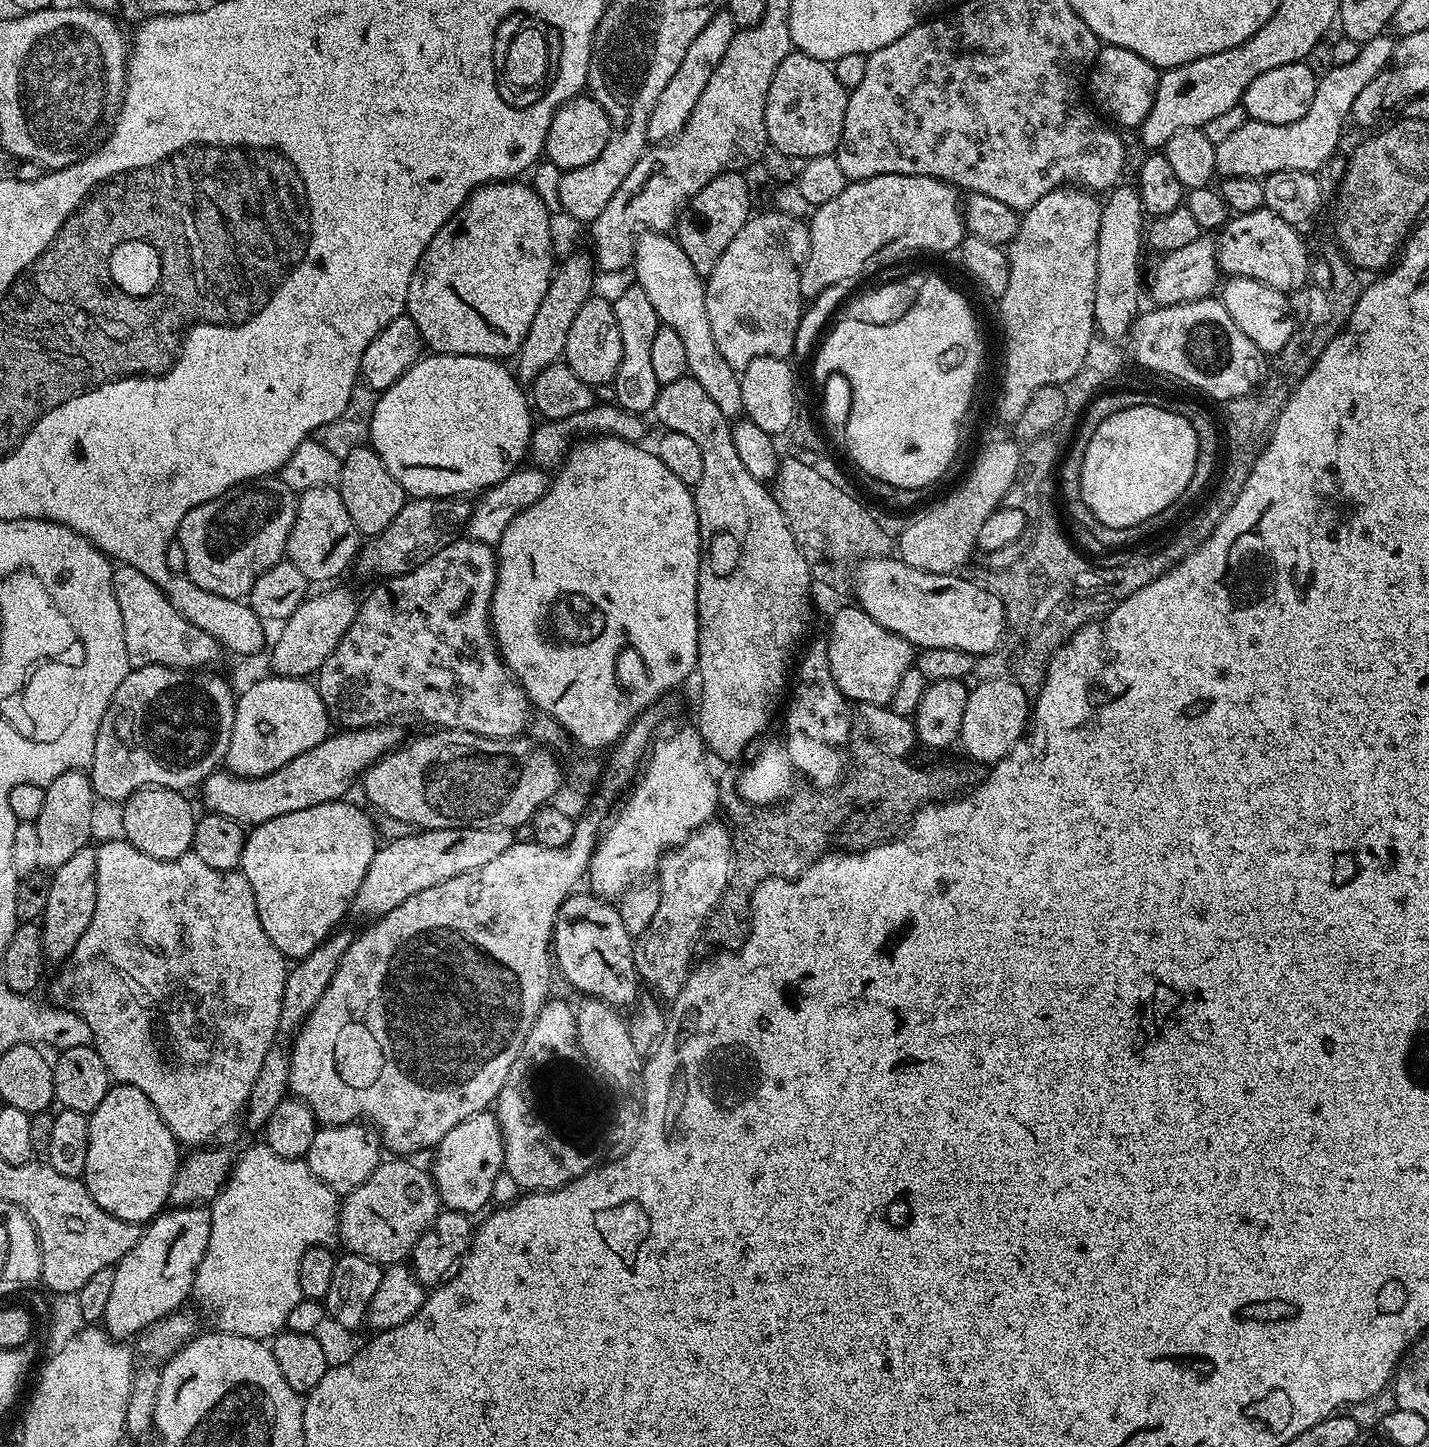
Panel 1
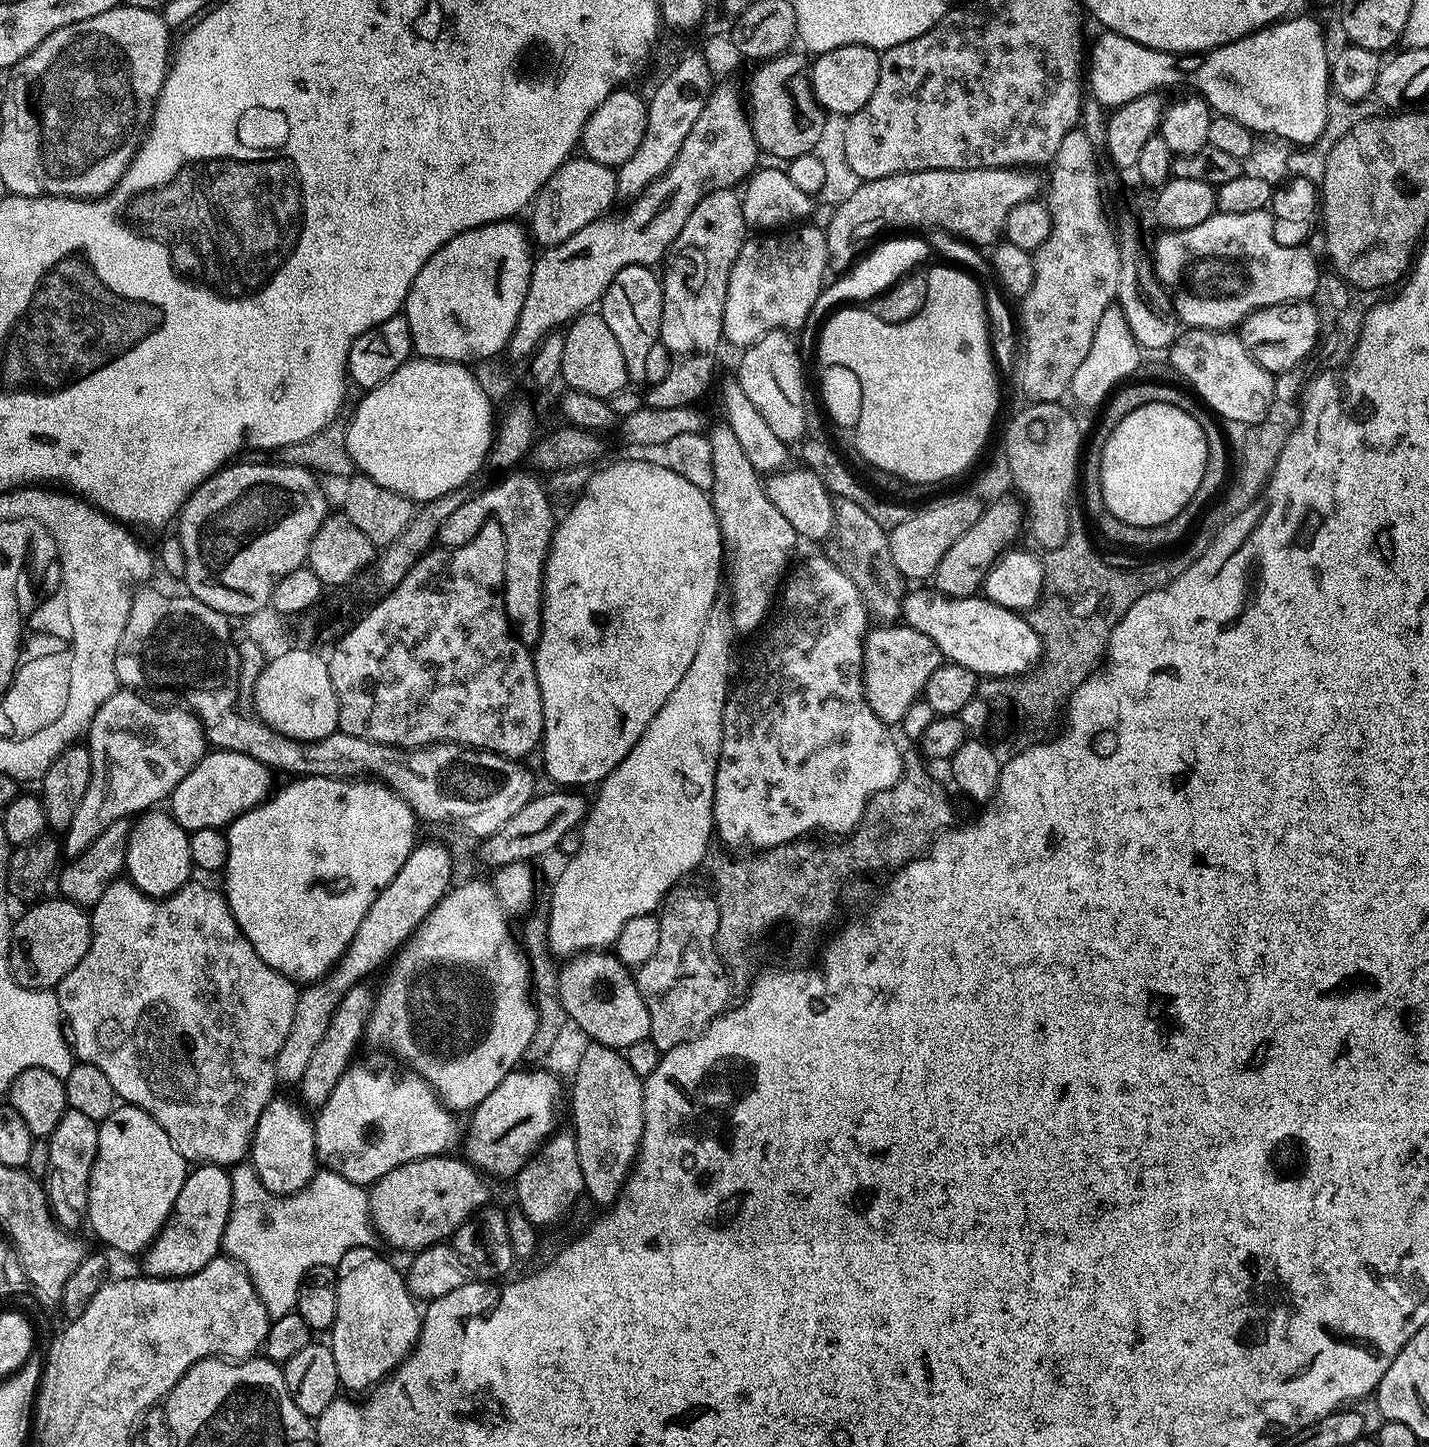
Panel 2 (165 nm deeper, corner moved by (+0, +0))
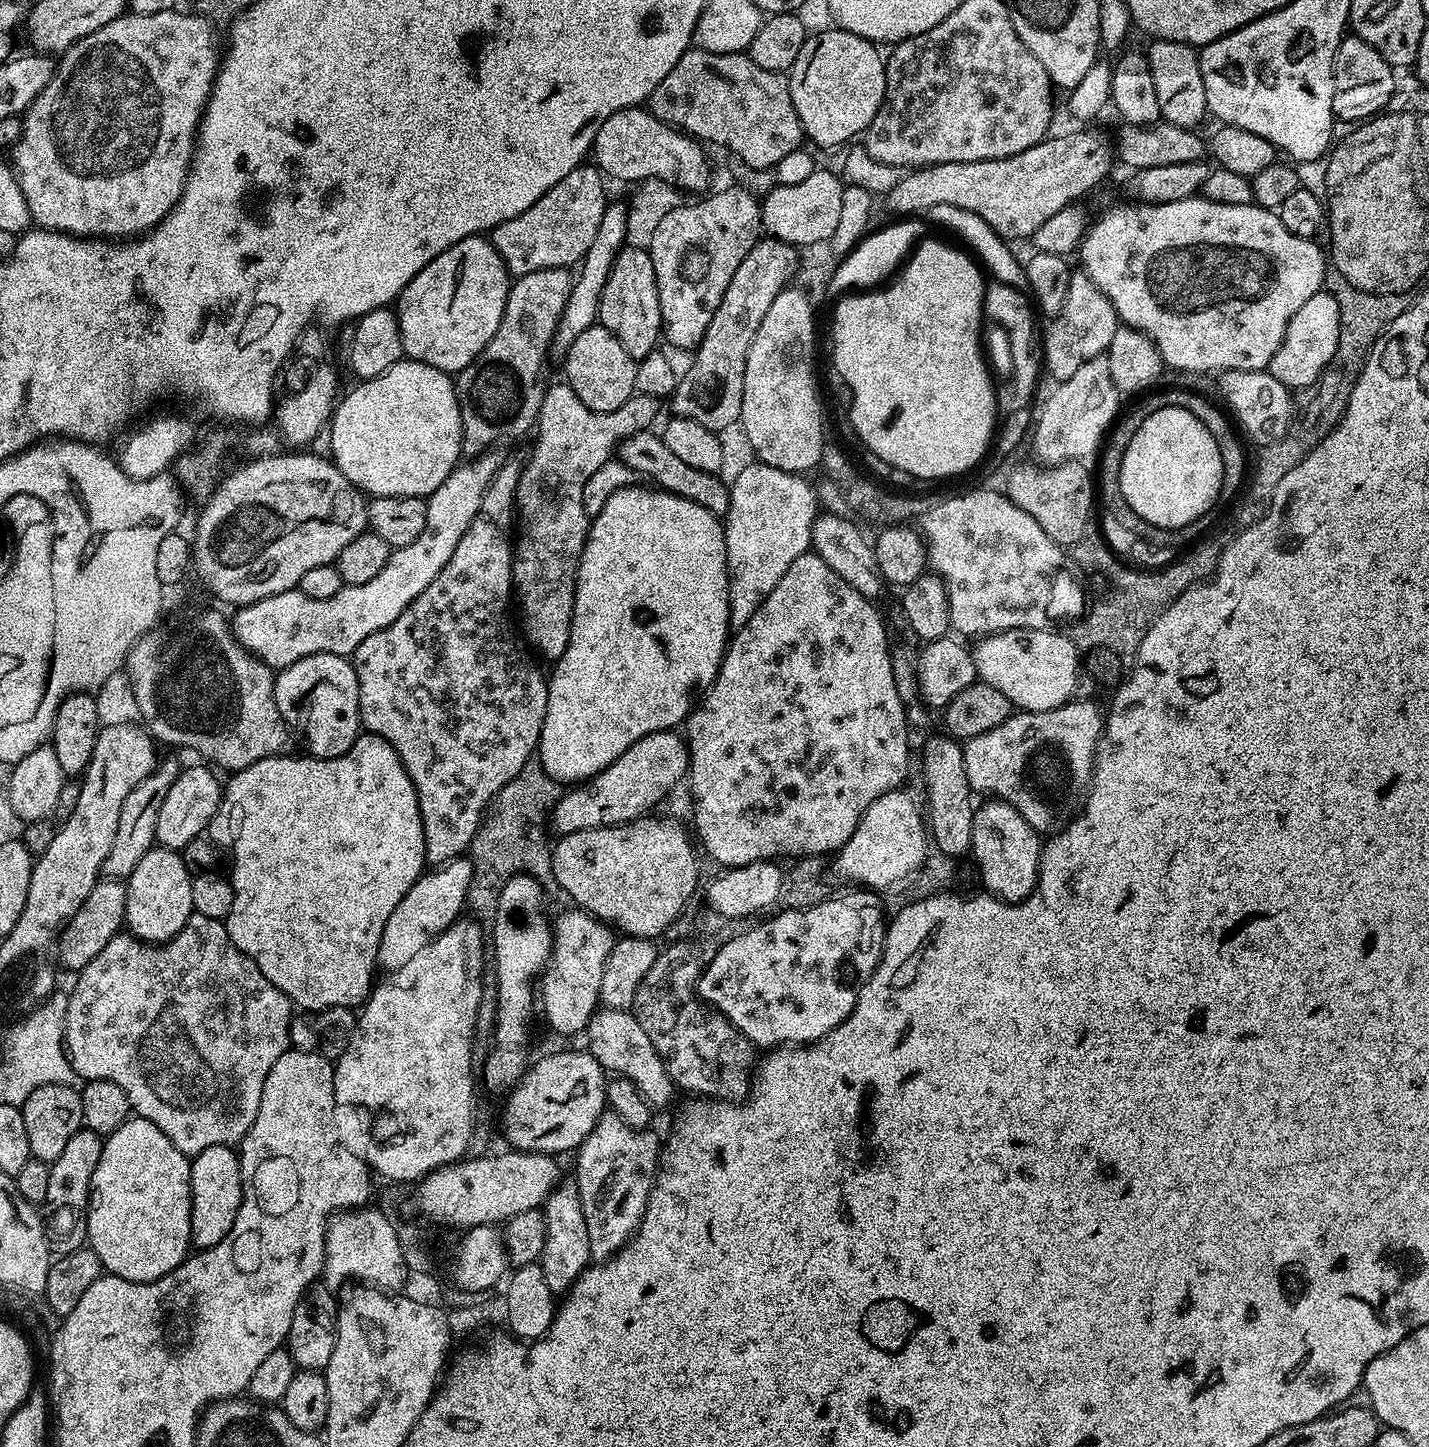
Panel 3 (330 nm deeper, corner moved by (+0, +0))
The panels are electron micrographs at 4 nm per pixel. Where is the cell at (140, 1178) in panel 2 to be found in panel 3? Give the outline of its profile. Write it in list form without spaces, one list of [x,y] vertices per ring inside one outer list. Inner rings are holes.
[[[133,1115],[122,1126],[118,1126],[118,1130],[114,1130],[106,1137],[102,1158],[98,1158],[98,1166],[94,1166],[92,1191],[88,1198],[88,1238],[86,1244],[87,1247],[94,1250],[94,1254],[98,1254],[101,1269],[107,1275],[126,1278],[130,1282],[154,1282],[162,1279],[166,1274],[170,1274],[170,1270],[174,1270],[184,1260],[188,1259],[190,1249],[193,1247],[192,1231],[190,1230],[190,1210],[192,1209],[191,1169],[192,1165],[189,1157],[185,1156],[182,1150],[178,1150],[178,1146],[174,1146],[174,1142],[170,1142],[170,1138],[166,1138],[166,1134],[162,1134],[162,1130],[158,1130],[158,1126],[154,1126],[154,1122],[144,1120],[138,1115]]]

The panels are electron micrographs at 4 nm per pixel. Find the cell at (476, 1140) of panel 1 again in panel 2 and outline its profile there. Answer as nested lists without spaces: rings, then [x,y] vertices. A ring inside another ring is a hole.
[[[517,1070],[506,1074],[506,1078],[498,1082],[498,1087],[488,1097],[482,1098],[482,1102],[470,1113],[472,1121],[468,1124],[463,1155],[473,1168],[489,1177],[515,1177],[526,1161],[531,1160],[557,1131],[560,1080],[552,1072],[528,1071],[532,1072]]]

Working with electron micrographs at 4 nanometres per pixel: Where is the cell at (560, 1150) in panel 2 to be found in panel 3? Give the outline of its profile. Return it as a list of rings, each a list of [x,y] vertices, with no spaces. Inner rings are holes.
[[[575,1183],[557,1184],[544,1201],[542,1211],[548,1241],[544,1244],[544,1255],[538,1262],[542,1266],[542,1274],[546,1274],[546,1286],[550,1286],[552,1293],[568,1294],[572,1291],[572,1283],[584,1273],[592,1260],[590,1238],[586,1235],[586,1214],[582,1214],[582,1198]]]

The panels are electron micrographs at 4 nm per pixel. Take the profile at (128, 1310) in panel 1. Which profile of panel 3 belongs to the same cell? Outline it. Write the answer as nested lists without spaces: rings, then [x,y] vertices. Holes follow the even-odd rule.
[[[226,1144],[210,1146],[197,1156],[191,1157],[190,1163],[192,1165],[190,1170],[192,1243],[197,1249],[218,1246],[218,1242],[222,1242],[222,1238],[230,1234],[230,1226],[234,1226],[234,1218],[238,1218],[238,1210],[244,1200],[244,1183],[237,1149]]]

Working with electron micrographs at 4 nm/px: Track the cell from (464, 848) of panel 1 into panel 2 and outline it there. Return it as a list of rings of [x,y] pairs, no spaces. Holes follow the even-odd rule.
[[[552,790],[556,792],[548,792],[545,796],[541,794],[533,795],[530,802],[526,802],[526,806],[522,806],[522,810],[518,810],[518,814],[514,814],[514,818],[510,818],[510,822],[506,822],[506,826],[502,826],[494,834],[483,837],[484,844],[484,860],[497,870],[506,867],[508,864],[523,864],[532,862],[535,856],[544,856],[551,848],[555,849],[559,845],[562,834],[567,832],[575,832],[584,823],[584,817],[588,815],[590,809],[589,801],[584,801],[576,790]]]

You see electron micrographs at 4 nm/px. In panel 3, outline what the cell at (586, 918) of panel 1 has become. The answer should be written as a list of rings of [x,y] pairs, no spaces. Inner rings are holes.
[[[601,1007],[590,1018],[587,1036],[587,1051],[602,1065],[605,1073],[630,1078],[653,1109],[660,1110],[671,1102],[672,1092],[674,1093],[672,1077],[658,1050],[654,1050],[650,1038],[646,1038],[646,1030],[642,1030],[638,1018],[631,1011]]]

